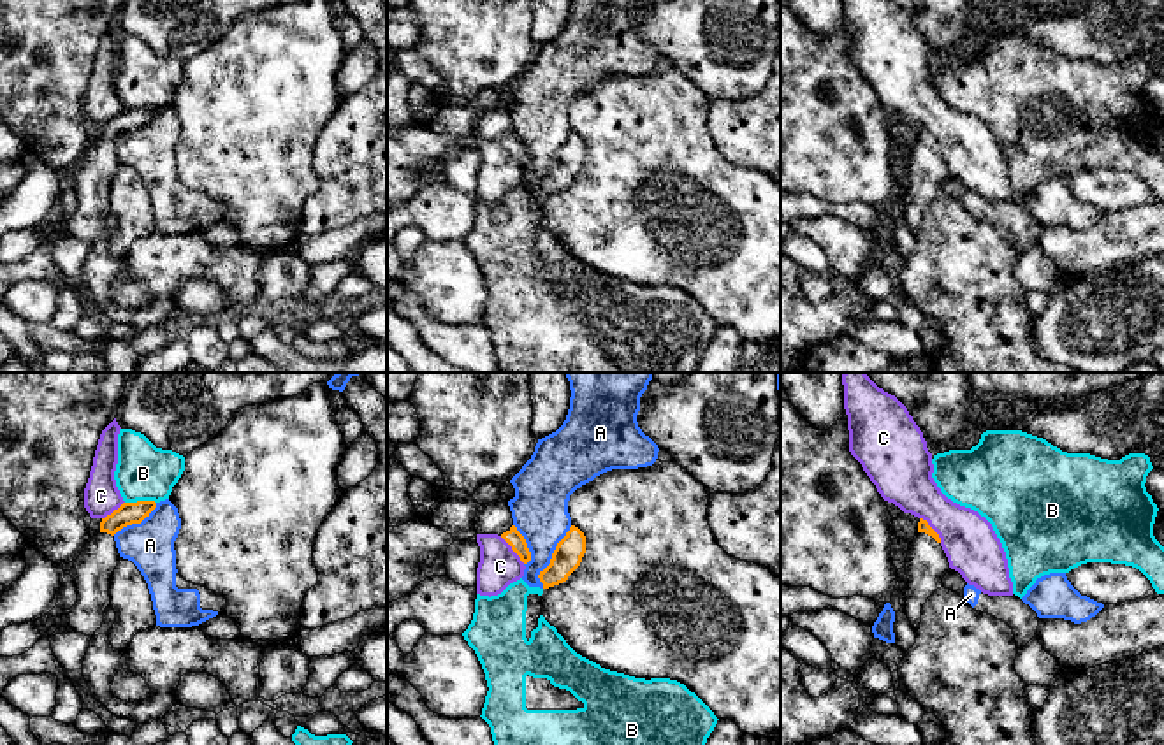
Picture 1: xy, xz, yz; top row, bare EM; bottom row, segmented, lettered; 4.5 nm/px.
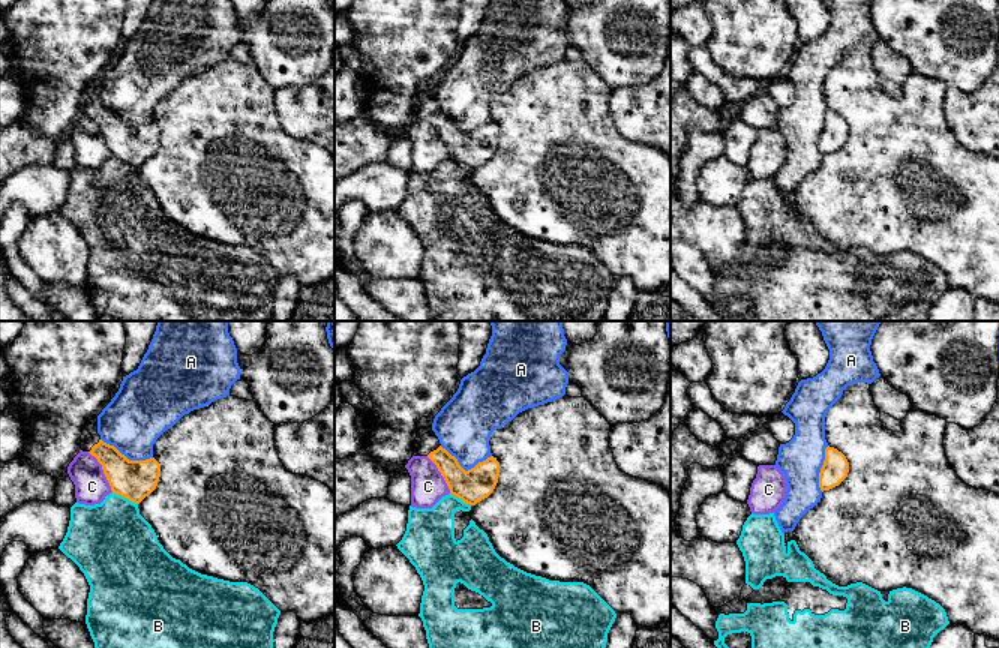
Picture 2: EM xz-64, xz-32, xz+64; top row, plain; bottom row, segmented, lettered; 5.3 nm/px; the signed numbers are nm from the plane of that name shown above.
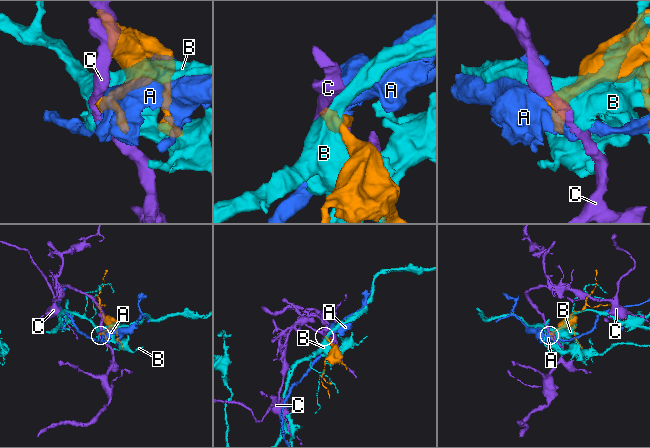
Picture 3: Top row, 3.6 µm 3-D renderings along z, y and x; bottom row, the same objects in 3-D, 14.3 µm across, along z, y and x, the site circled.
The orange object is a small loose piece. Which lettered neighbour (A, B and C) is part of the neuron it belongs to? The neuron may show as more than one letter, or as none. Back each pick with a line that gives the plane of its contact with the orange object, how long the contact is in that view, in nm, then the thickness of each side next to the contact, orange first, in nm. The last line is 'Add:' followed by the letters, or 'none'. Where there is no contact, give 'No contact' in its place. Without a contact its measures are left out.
Add: none

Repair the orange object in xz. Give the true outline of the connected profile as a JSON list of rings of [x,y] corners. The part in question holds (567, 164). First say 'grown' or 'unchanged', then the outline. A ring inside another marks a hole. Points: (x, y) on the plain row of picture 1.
unchanged; [[[571,132],[566,142],[557,149],[550,170],[538,181],[543,195],[566,188],[580,172],[584,160],[586,142],[578,134]]]

